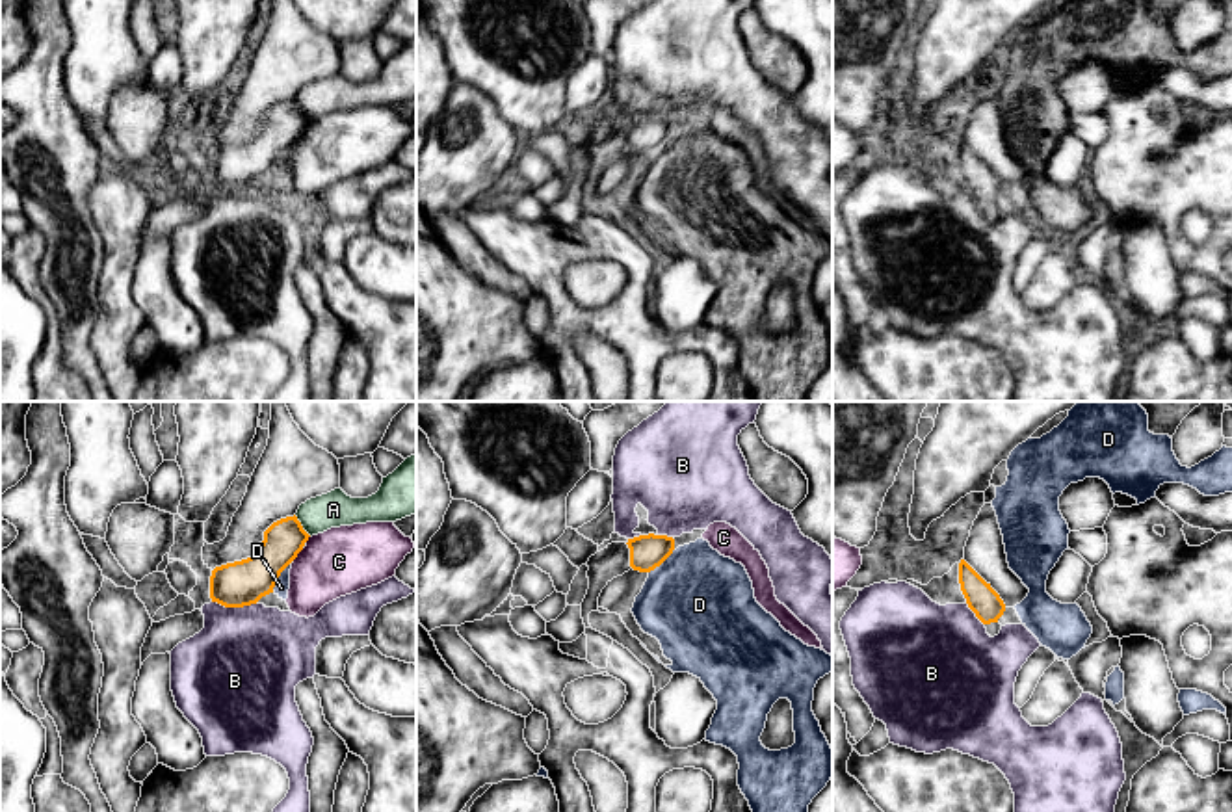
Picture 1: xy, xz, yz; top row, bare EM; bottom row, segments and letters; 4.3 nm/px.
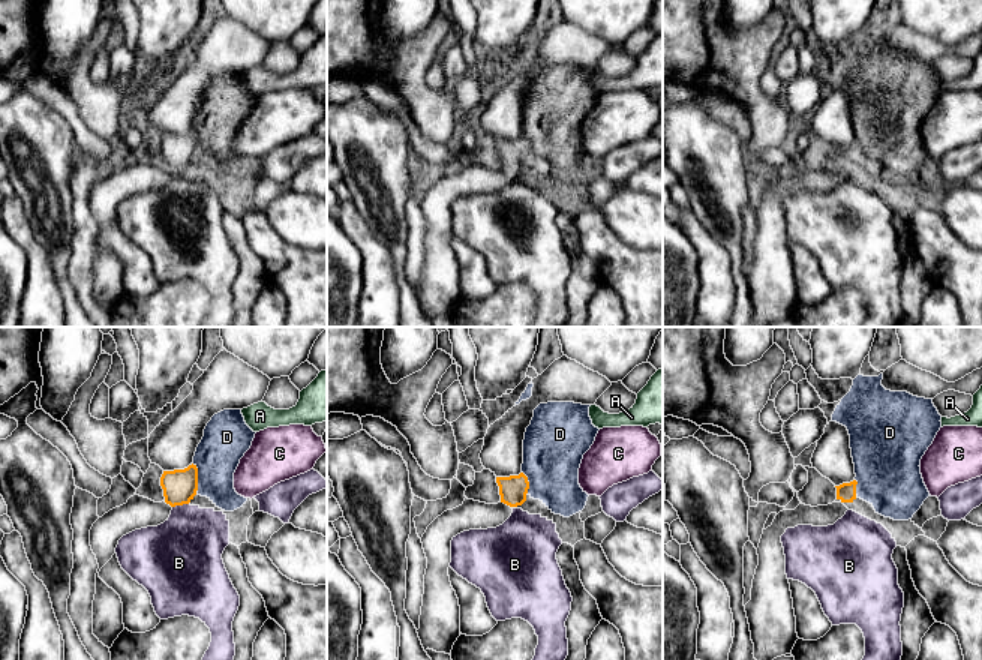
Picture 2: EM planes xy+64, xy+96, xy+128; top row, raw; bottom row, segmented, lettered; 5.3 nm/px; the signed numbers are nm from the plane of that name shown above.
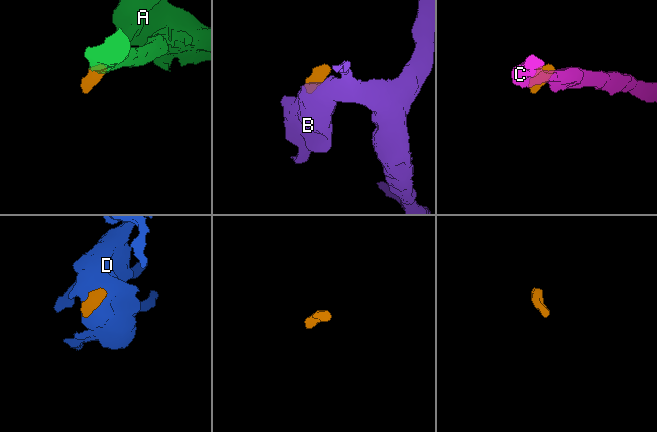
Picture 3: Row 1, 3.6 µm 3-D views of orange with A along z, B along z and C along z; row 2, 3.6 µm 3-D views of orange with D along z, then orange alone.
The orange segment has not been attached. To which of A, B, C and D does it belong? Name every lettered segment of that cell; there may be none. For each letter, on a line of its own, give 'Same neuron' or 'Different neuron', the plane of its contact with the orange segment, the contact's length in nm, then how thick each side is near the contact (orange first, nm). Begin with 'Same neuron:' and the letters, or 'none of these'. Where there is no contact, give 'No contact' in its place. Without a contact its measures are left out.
Same neuron: none of these
A: Different neuron. Touches orange in xy. Shared border 120 nm. Thickness 170 nm (orange) against 160 nm
B: Different neuron. Touches orange in xy. Shared border 190 nm. Thickness 200 nm (orange) against 480 nm
C: Different neuron. Touches orange in xy. Shared border 80 nm. Thickness 190 nm (orange) against 300 nm
D: Different neuron. Touches orange in xy. Shared border 160 nm. Thickness 200 nm (orange) against 70 nm

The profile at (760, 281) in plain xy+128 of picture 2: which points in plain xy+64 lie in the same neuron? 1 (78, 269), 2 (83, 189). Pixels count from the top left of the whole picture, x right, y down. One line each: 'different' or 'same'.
1: different
2: different

